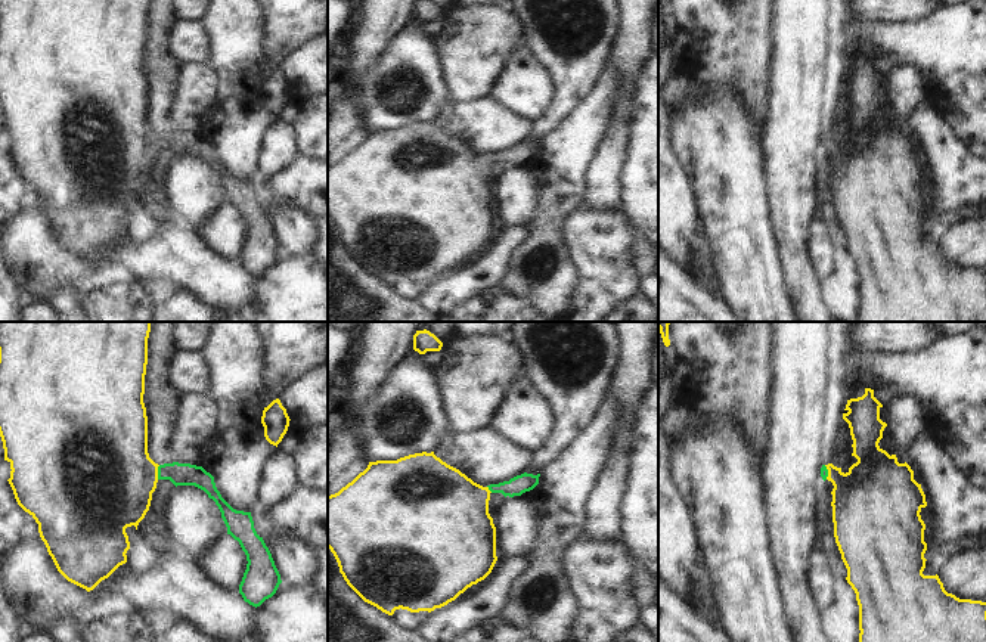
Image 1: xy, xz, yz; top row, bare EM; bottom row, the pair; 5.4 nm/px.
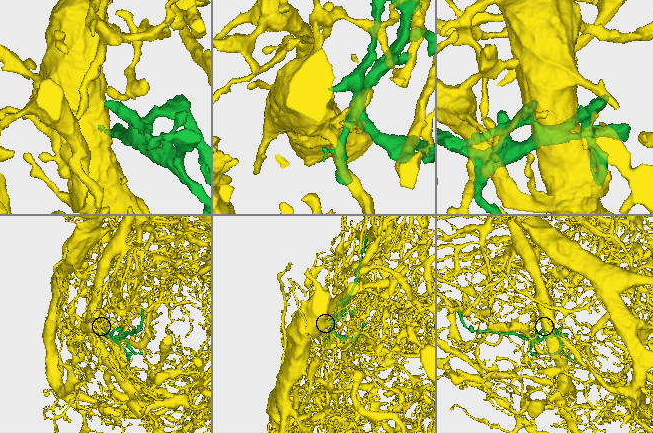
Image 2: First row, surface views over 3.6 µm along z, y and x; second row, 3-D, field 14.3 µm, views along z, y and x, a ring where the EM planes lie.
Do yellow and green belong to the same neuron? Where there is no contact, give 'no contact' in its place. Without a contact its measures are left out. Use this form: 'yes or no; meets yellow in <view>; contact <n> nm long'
yes; meets yellow in xy; contact 80 nm long

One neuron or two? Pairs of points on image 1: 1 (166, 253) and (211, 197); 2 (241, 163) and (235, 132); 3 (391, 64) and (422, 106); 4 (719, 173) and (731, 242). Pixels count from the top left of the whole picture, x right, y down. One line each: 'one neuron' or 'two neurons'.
1: two neurons
2: one neuron
3: one neuron
4: one neuron

